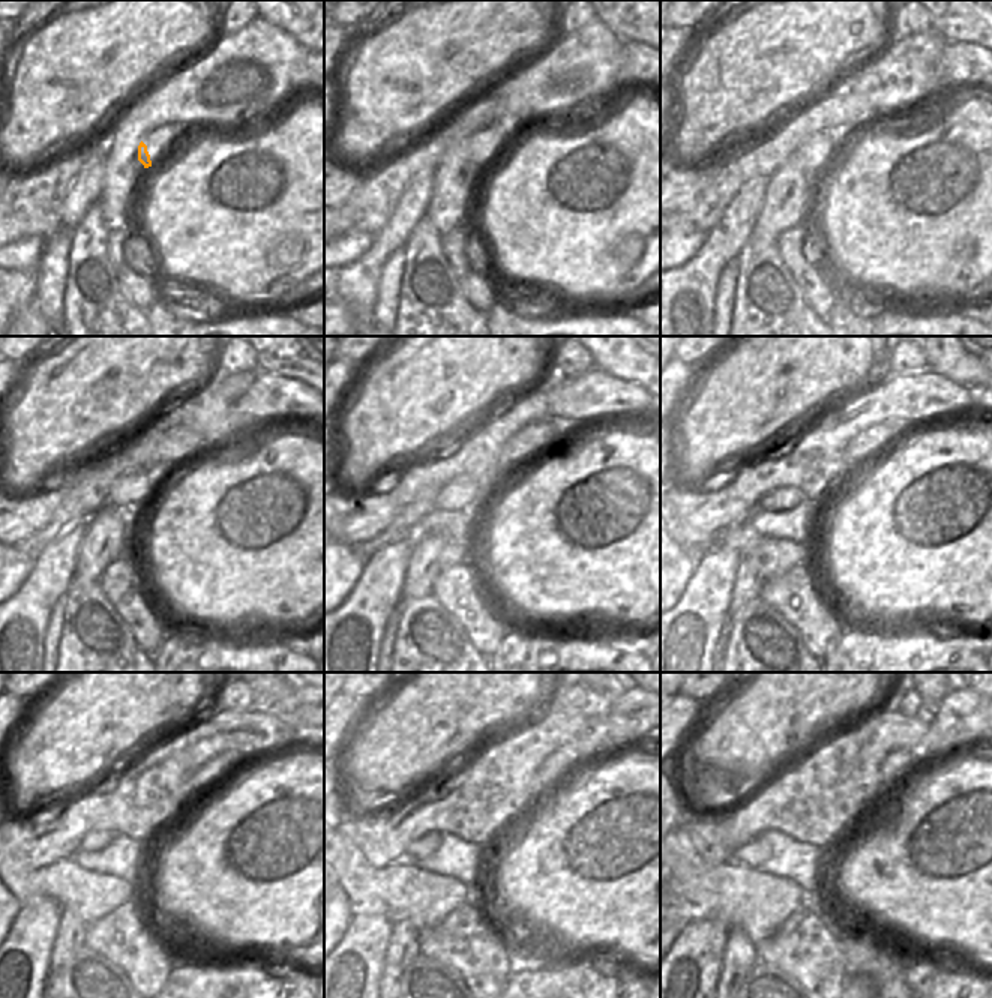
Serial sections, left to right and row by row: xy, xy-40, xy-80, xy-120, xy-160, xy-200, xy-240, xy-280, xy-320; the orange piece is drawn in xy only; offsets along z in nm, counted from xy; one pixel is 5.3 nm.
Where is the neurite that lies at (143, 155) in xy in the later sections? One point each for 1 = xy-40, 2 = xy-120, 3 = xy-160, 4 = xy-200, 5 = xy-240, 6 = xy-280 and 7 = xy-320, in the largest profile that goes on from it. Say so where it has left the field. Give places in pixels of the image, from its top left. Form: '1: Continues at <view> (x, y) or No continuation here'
1: Continues at xy-40 (476, 155)
2: Continues at xy-120 (126, 489)
3: Continues at xy-160 (461, 491)
4: Continues at xy-200 (787, 497)
5: Continues at xy-240 (95, 841)
6: Continues at xy-280 (422, 848)
7: Continues at xy-320 (752, 854)

